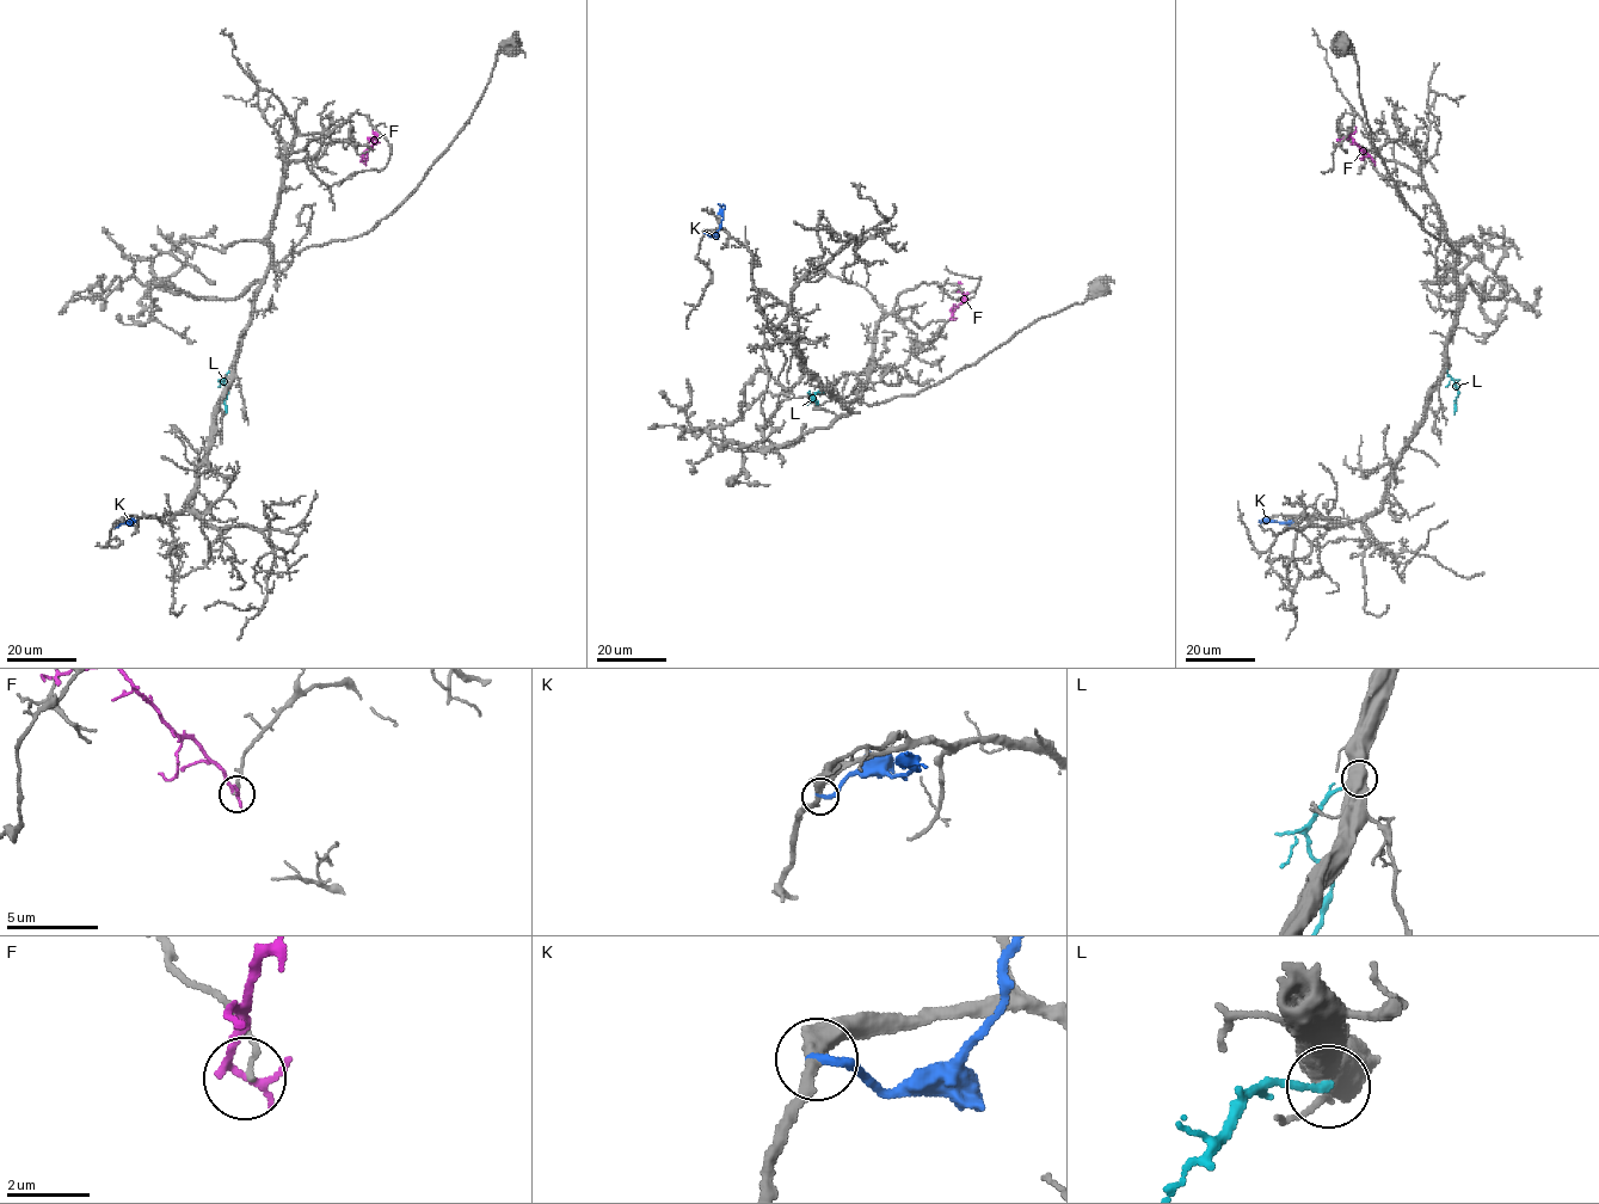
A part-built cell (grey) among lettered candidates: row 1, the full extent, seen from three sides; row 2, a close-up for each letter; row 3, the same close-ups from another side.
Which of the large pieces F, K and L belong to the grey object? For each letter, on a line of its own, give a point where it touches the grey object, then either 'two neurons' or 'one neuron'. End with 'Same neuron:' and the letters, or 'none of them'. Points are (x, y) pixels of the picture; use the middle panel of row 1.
F: contact (952, 319); two neurons
K: contact (703, 233); two neurons
L: contact (823, 392); two neurons
Same neuron: none of them

